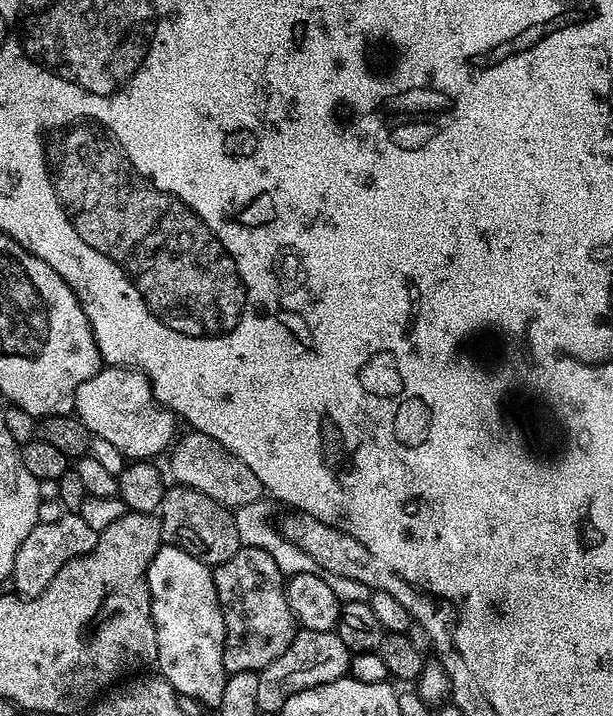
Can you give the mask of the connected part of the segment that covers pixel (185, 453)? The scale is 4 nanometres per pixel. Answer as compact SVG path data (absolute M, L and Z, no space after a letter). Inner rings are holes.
M191 430L185 433L170 448L172 476L177 485L198 490L229 510L259 501L265 495L262 482L258 482L258 474L254 474L239 458L226 451L218 442L214 442L214 438Z

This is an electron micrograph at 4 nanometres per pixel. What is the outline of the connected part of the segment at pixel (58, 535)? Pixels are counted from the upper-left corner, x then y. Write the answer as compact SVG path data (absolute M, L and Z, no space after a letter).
M78 514L63 515L57 520L46 521L47 519L45 519L43 522L38 522L34 526L34 530L30 530L30 534L26 534L26 542L22 542L22 546L14 558L10 577L10 584L17 588L13 589L21 597L27 598L42 594L42 590L46 590L46 586L50 586L50 582L54 582L54 574L58 574L58 570L62 570L62 566L66 566L66 562L79 556L85 556L90 550L94 550L97 532L90 530L90 525L82 522L82 518Z

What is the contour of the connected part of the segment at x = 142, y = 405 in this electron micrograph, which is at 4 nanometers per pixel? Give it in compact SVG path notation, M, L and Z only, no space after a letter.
M101 367L82 386L74 398L74 415L92 436L106 438L110 446L118 446L124 457L132 452L149 452L153 458L167 449L177 435L177 417L152 396L152 384L135 368Z

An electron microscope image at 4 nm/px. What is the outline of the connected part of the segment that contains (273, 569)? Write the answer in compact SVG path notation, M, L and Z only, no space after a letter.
M243 546L234 558L215 565L212 577L224 619L224 671L259 673L286 651L298 631L288 605L286 577L266 550Z

